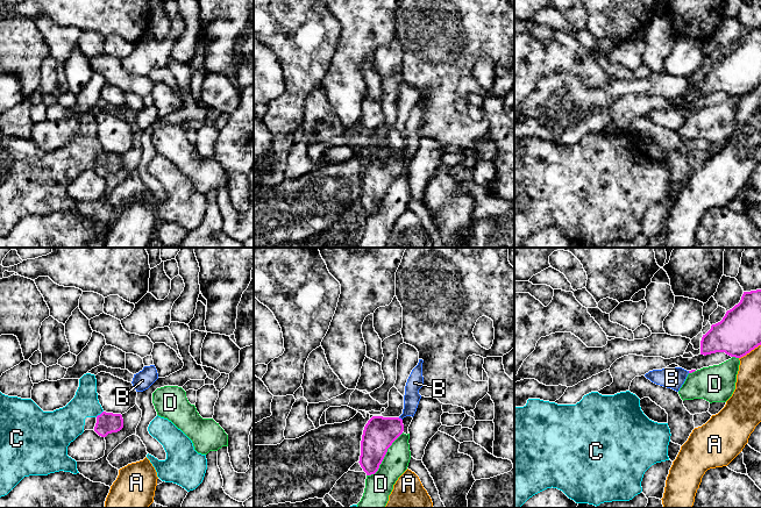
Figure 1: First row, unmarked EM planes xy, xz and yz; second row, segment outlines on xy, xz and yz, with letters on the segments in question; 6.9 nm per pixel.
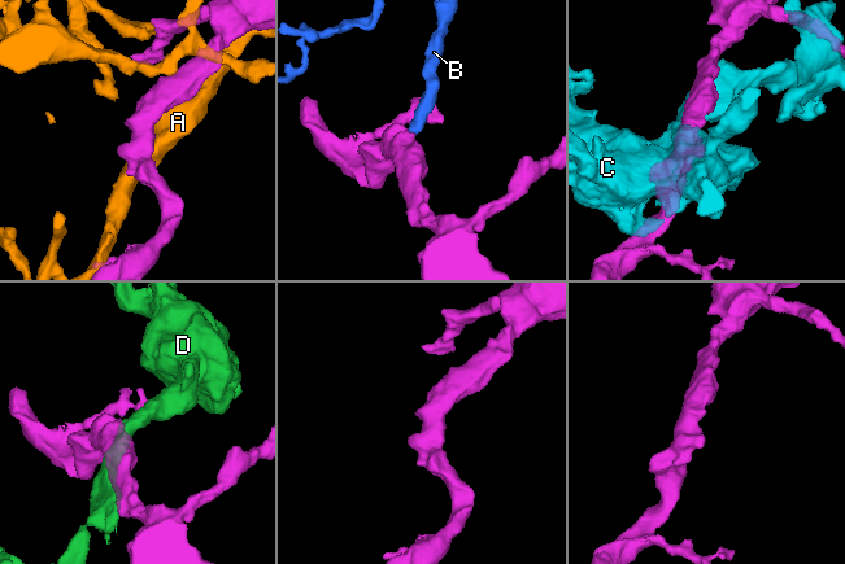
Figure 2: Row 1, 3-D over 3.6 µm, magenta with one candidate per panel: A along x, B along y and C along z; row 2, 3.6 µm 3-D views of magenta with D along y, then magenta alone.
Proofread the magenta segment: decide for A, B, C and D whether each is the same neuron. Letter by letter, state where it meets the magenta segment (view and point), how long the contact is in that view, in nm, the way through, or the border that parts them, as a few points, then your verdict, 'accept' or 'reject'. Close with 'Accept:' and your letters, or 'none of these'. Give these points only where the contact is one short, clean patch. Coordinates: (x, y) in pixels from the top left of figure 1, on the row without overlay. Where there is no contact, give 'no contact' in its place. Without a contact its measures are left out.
A: meets magenta in yz at (749, 91); contact 180 nm long; reject
B: meets magenta in xz at (400, 158); contact 40 nm long; runs through xz (379, 172), (391, 167), (400, 158), (410, 148), (411, 138); accept
C: meets magenta in xy at (100, 154); contact 70 nm long; reject
D: meets magenta in xz at (384, 195); contact 400 nm long; reject
Accept: B

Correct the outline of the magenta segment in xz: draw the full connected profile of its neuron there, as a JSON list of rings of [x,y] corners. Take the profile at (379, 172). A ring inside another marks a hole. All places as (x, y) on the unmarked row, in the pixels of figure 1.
[[[422,99],[412,109],[404,135],[404,149],[399,157],[372,156],[364,166],[361,180],[360,205],[367,215],[375,214],[382,203],[387,188],[403,173],[403,158],[414,156],[421,135],[419,129],[424,124]]]

